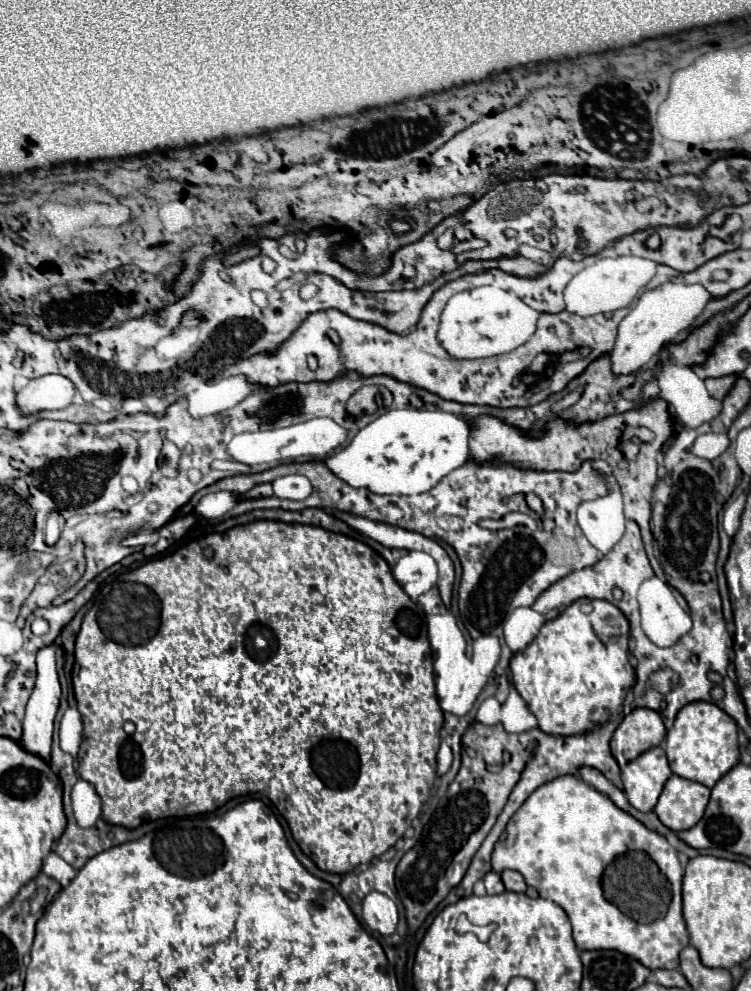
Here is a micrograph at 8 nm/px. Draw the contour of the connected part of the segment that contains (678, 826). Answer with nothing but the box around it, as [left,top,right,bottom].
[655,776,711,832]

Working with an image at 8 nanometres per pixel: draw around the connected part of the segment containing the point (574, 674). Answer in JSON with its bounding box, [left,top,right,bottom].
[511,600,635,736]

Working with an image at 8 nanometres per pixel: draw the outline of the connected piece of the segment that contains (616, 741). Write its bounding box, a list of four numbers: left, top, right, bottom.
[611,708,665,766]

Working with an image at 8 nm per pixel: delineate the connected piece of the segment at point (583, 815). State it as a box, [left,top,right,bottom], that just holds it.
[493,774,689,970]

